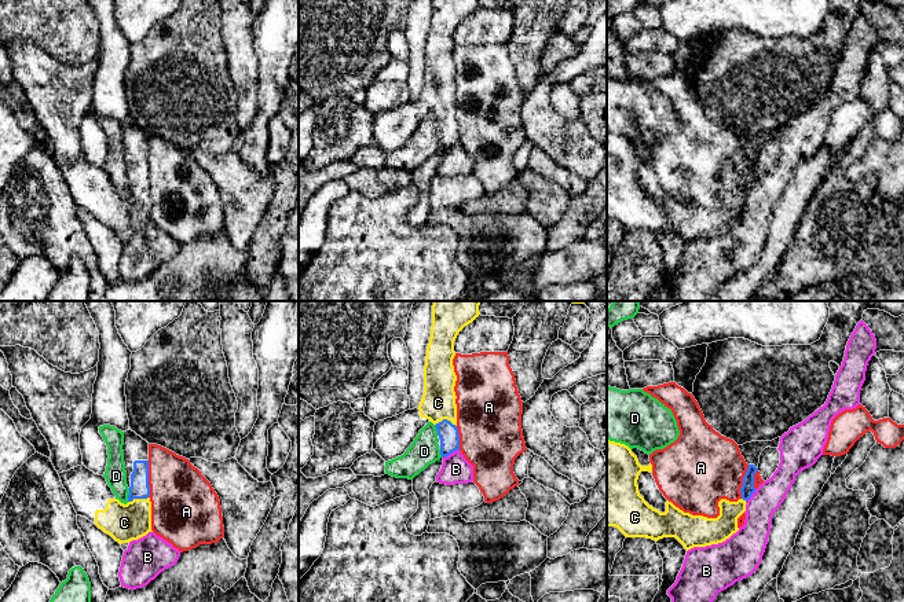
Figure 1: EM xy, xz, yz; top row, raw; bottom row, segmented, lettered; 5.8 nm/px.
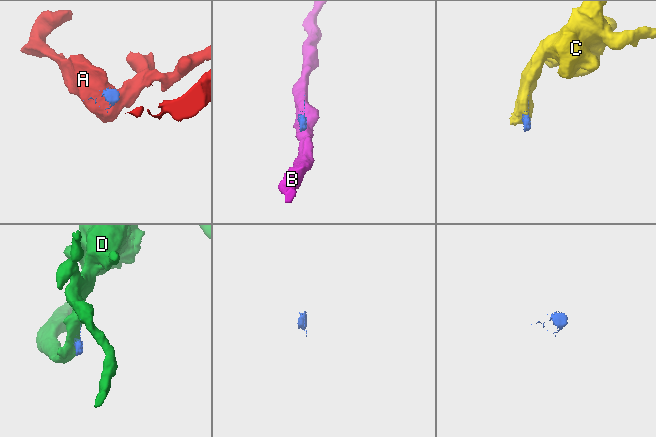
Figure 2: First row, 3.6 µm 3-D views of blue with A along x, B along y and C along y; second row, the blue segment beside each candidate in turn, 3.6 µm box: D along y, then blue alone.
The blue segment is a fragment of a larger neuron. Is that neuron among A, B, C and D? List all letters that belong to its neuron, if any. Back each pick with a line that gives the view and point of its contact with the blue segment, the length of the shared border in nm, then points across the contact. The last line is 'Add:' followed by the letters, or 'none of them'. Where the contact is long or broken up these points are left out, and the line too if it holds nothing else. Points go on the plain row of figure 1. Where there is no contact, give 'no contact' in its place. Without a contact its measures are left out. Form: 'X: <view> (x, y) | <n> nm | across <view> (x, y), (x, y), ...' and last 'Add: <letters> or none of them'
C: xz (446, 112) | 130 nm
Add: C

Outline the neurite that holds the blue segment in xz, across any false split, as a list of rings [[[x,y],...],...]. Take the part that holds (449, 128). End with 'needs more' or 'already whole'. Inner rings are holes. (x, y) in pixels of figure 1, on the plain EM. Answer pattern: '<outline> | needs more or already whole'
[[[432,0],[431,30],[424,58],[424,87],[420,98],[374,117],[373,143],[385,154],[402,148],[428,114],[438,122],[442,150],[460,142],[454,33],[479,7],[479,0]]] | needs more

